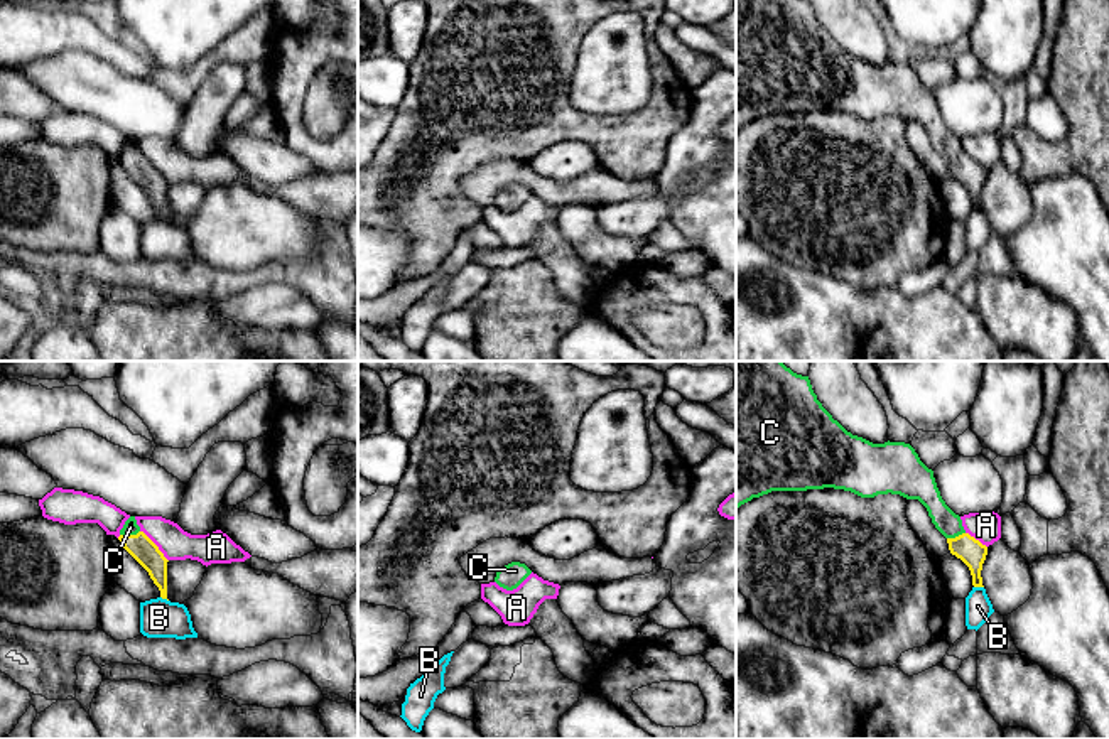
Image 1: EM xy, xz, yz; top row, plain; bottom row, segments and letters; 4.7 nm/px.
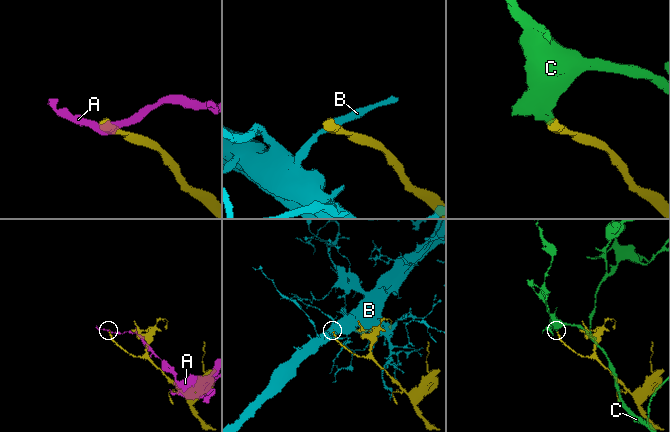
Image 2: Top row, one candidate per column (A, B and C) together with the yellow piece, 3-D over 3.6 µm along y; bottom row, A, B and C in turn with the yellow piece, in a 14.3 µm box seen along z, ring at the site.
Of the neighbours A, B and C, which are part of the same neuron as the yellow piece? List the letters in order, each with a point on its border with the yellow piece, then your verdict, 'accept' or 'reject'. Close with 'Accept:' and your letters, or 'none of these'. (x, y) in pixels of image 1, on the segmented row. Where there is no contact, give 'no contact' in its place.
A: xy (156, 545) | reject
B: yz (979, 586) | reject
C: xy (129, 535) | accept
Accept: C

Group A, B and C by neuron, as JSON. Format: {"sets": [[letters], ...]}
{"sets": [["A"], ["B"], ["C"]]}

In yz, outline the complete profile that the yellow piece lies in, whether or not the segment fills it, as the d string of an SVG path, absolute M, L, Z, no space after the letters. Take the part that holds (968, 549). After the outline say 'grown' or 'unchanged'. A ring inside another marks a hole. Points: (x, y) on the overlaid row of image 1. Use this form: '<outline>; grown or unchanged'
M736 361L736 508L771 491L824 488L851 491L861 498L891 493L918 499L927 508L935 528L947 538L950 553L969 567L972 585L984 587L981 570L987 547L964 530L960 516L942 499L933 471L920 461L910 444L890 440L873 444L852 435L817 400L809 376L793 373L782 361Z; grown

